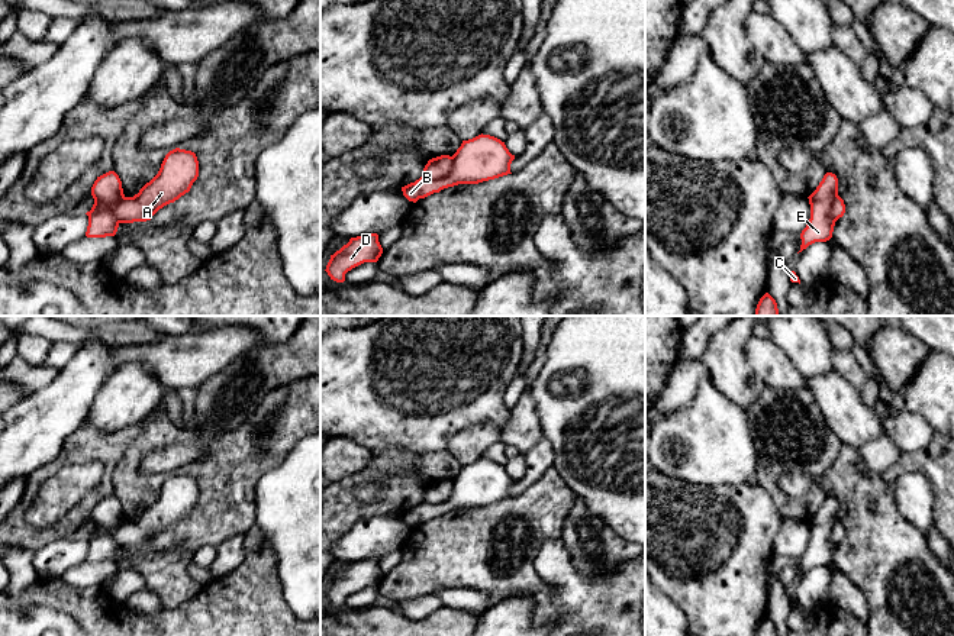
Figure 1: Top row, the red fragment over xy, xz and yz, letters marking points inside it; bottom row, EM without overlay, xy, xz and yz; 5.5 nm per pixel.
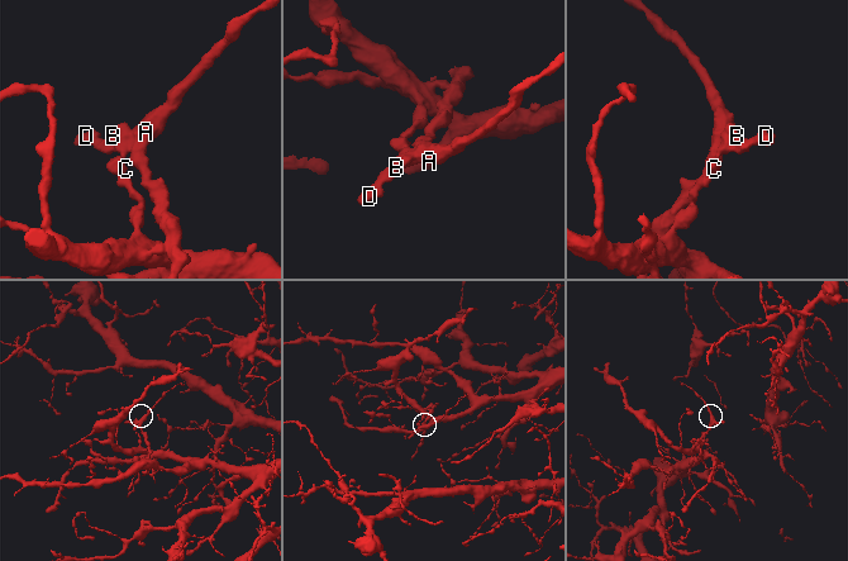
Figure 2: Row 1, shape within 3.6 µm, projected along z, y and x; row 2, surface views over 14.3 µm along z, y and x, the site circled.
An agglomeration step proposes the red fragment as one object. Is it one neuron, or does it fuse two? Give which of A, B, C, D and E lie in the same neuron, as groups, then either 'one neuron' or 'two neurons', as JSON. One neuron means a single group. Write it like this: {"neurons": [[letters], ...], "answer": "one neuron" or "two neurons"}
{"neurons": [["A", "B"], ["C", "D", "E"]], "answer": "two neurons"}

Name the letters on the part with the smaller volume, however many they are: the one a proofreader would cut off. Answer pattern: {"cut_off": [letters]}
{"cut_off": ["A", "B"]}

